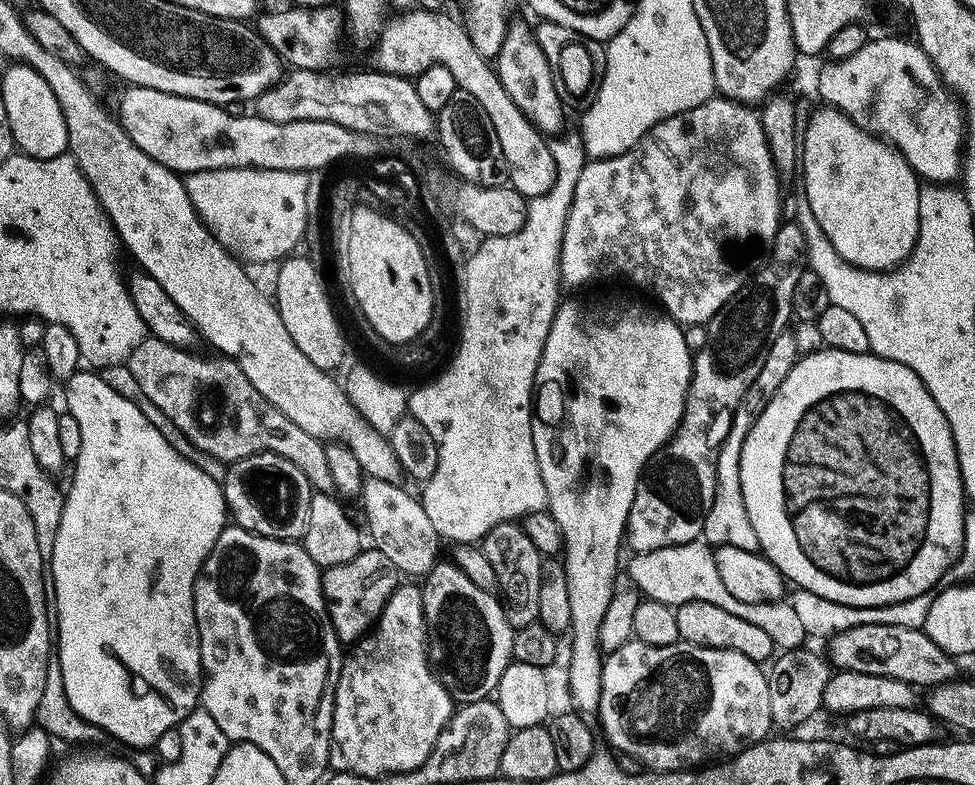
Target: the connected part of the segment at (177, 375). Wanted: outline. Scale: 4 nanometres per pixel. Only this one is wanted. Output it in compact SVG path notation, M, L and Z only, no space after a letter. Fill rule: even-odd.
M149 338L143 340L135 348L126 367L134 374L134 378L138 378L138 386L142 386L142 394L146 398L150 398L150 402L154 402L154 406L158 406L158 410L165 412L170 418L170 422L174 422L186 434L191 443L198 440L198 446L204 446L204 452L207 448L216 448L216 444L218 444L218 450L226 450L230 453L228 456L229 466L236 463L237 453L243 444L245 448L243 451L248 454L273 452L275 456L281 456L294 462L294 466L298 466L298 470L302 470L302 474L308 476L308 480L316 492L329 494L336 492L333 475L330 474L330 465L327 461L325 441L306 434L306 430L302 430L302 426L294 426L290 422L290 418L286 418L286 414L278 411L273 404L246 402L246 400L242 402L240 390L248 390L250 386L244 386L248 379L235 362L212 358L212 380L220 380L220 384L224 384L222 380L226 378L228 392L230 392L230 396L234 396L238 410L242 410L242 414L238 418L238 426L236 426L236 430L232 426L228 426L226 430L220 430L218 436L212 438L212 442L206 442L208 438L200 438L200 428L190 414L192 412L190 404L194 402L195 390L198 390L202 384L210 382L210 368L204 366L205 357L200 354L195 356L196 354L195 351L175 348L161 340Z

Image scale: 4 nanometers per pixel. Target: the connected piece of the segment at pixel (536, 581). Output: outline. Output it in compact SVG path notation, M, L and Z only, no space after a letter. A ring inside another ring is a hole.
M514 522L497 526L484 541L484 549L498 576L500 594L505 602L508 621L512 628L520 631L535 627L539 623L541 614L539 591L542 584L541 566L544 557L525 534L523 527Z

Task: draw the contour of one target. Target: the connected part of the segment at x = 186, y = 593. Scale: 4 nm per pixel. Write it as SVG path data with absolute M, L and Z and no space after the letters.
M81 370L67 381L66 388L68 388L67 415L78 418L78 427L82 429L82 454L78 454L74 461L76 473L72 476L72 489L67 489L64 498L62 526L58 526L58 542L54 542L54 554L50 561L50 584L54 589L54 620L58 625L66 698L81 719L100 728L105 737L113 736L114 739L121 740L132 748L152 750L162 738L162 734L179 729L180 723L192 712L197 711L202 704L204 663L200 649L201 632L198 630L196 617L196 583L218 538L222 538L224 529L229 527L228 503L222 485L214 482L210 474L182 458L182 454L178 454L178 450L174 450L174 446L170 446L170 442L162 438L154 422L150 422L150 418L142 414L137 404L122 398L122 394L106 386L103 375L92 370Z

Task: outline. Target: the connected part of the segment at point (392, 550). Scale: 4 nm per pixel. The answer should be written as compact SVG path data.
M371 478L365 479L363 502L364 512L368 515L368 528L372 531L373 542L376 543L373 544L375 551L390 558L397 572L405 577L427 578L441 559L442 541L434 530L434 522L430 522L430 514L426 514L423 503L417 497L415 500L400 484Z

